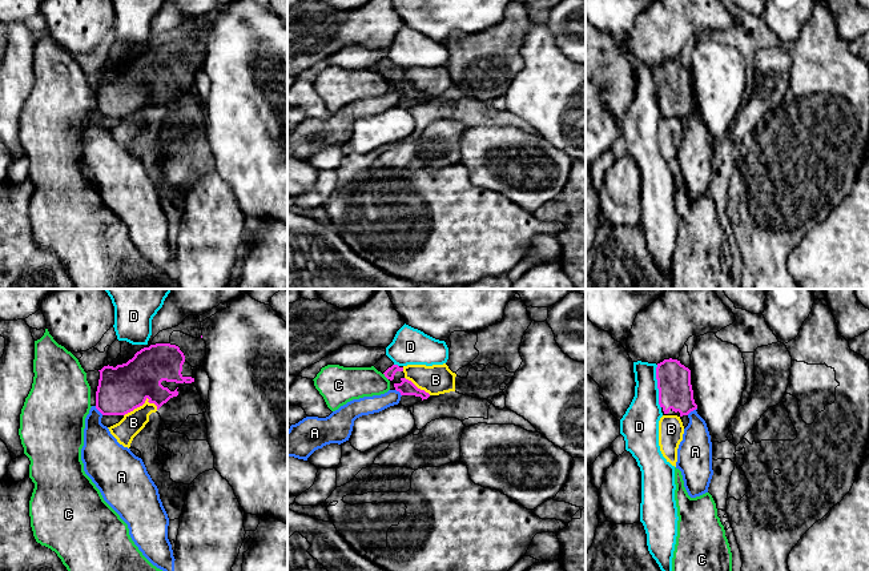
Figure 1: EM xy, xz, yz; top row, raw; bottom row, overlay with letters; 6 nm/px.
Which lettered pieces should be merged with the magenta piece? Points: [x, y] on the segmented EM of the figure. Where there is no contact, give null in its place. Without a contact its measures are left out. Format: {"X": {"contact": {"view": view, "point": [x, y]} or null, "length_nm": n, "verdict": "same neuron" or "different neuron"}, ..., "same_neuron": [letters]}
{"A": {"contact": {"view": "yz", "point": [691, 410]}, "length_nm": 80, "verdict": "different neuron"}, "B": {"contact": {"view": "xy", "point": [140, 405]}, "length_nm": 220, "verdict": "different neuron"}, "C": {"contact": {"view": "xz", "point": [385, 376]}, "length_nm": 50, "verdict": "different neuron"}, "D": {"contact": {"view": "yz", "point": [658, 386]}, "length_nm": 260, "verdict": "different neuron"}, "same_neuron": []}

